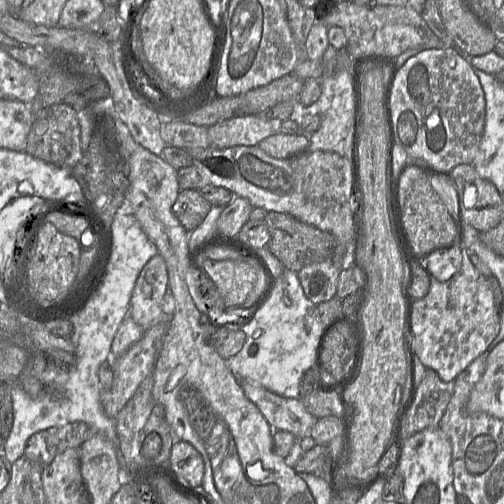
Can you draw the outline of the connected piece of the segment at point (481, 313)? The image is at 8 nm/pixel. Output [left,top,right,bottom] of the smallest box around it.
[412,248,500,382]

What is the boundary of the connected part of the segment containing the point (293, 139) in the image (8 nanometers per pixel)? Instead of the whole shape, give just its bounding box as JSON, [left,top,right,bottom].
[258,132,309,159]

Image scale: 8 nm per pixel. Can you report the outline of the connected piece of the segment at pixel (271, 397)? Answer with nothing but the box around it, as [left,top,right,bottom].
[239,379,318,438]

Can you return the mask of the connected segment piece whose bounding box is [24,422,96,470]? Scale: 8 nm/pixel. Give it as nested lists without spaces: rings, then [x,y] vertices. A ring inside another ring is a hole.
[[[73,422],[55,426],[33,434],[27,441],[24,456],[42,467],[49,465],[54,457],[68,448],[80,447],[90,436],[96,434],[85,422]]]

